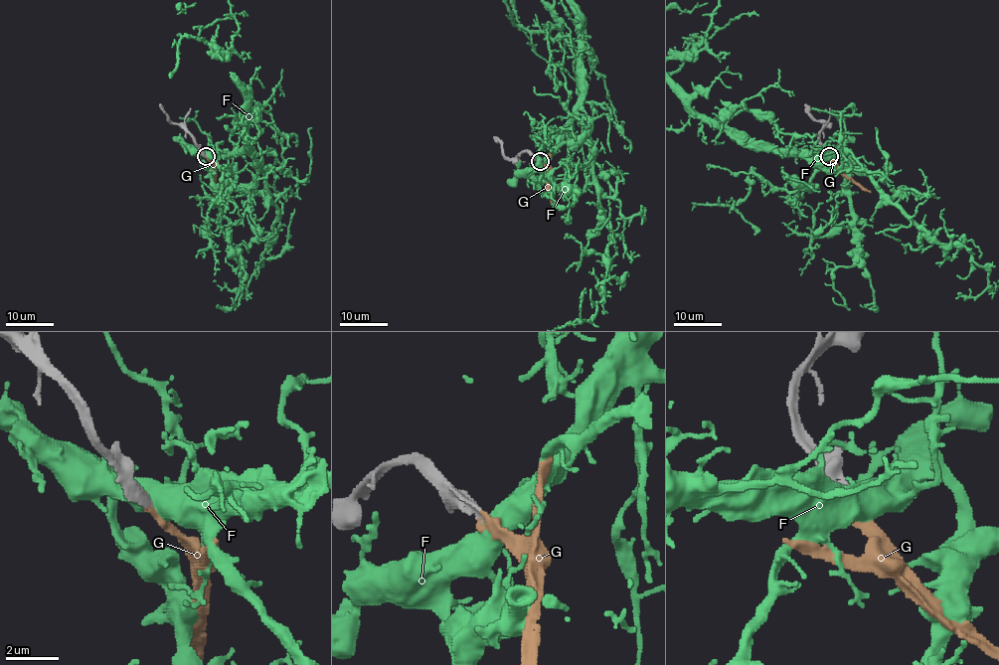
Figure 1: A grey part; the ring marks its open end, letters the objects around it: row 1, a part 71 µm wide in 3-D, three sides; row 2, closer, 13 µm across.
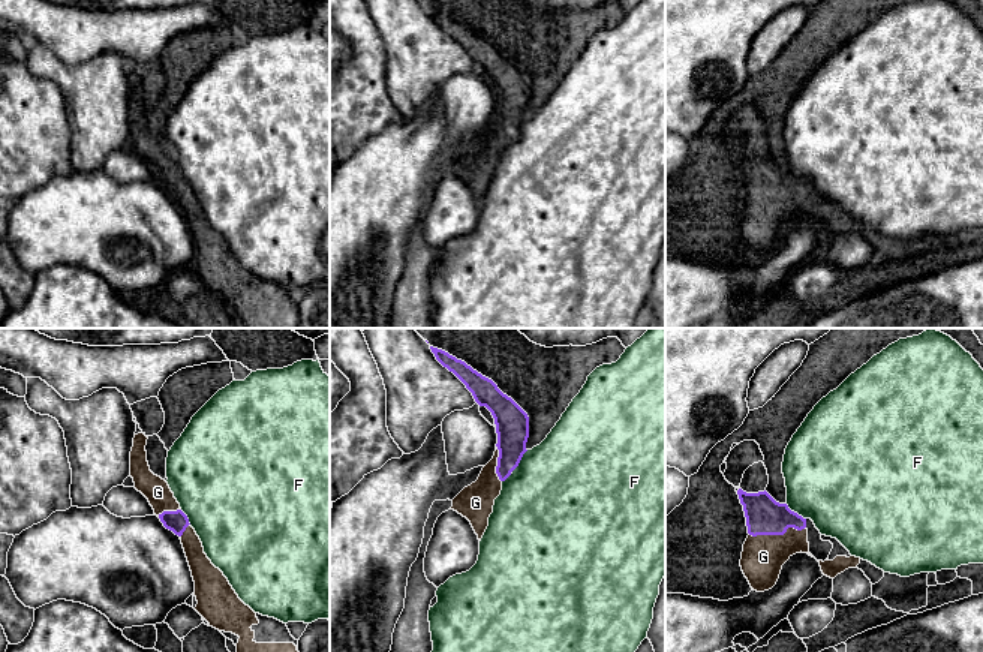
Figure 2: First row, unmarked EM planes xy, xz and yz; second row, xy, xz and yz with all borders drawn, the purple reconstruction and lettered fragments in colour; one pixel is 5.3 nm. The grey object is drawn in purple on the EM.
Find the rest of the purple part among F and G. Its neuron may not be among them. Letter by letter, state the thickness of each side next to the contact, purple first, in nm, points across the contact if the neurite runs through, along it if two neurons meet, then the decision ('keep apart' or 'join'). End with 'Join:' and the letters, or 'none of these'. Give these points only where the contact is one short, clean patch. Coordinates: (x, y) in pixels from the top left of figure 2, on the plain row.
F: 180 nm thick on the purple side, 480 nm on the other; border along xz (528, 114), (511, 135); keep apart
G: 200 nm thick on the purple side, 220 nm on the other; join
Join: G

